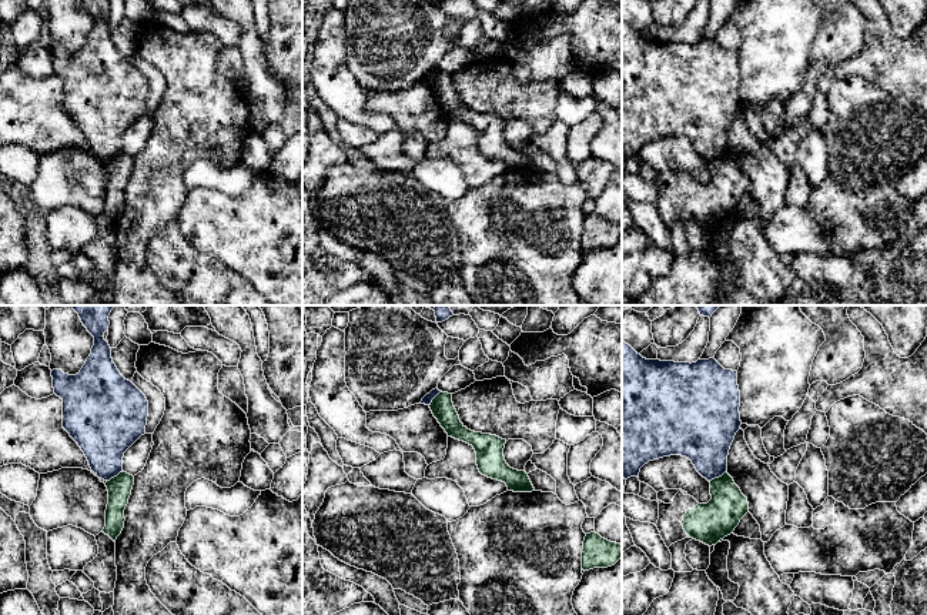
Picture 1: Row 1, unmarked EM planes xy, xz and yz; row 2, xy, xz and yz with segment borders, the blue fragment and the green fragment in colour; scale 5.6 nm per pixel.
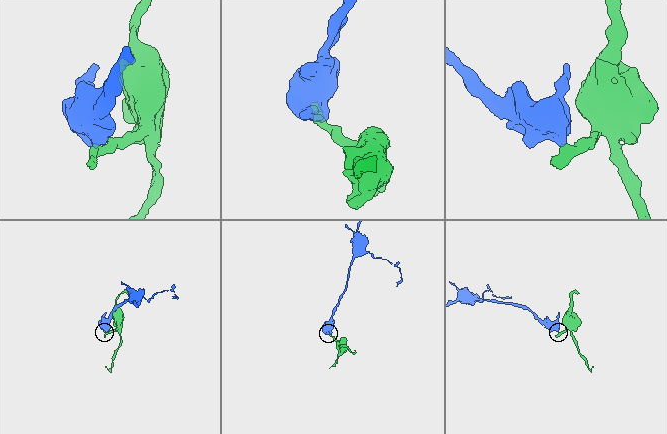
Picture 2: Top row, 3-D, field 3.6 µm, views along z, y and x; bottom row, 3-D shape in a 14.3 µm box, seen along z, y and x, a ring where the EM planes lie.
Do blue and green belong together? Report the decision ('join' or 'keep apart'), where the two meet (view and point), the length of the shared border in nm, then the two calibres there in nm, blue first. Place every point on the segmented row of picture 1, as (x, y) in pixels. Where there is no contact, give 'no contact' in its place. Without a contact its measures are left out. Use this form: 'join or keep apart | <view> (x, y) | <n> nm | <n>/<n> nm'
keep apart | yz (718, 477) | 120 nm | 320/220 nm

